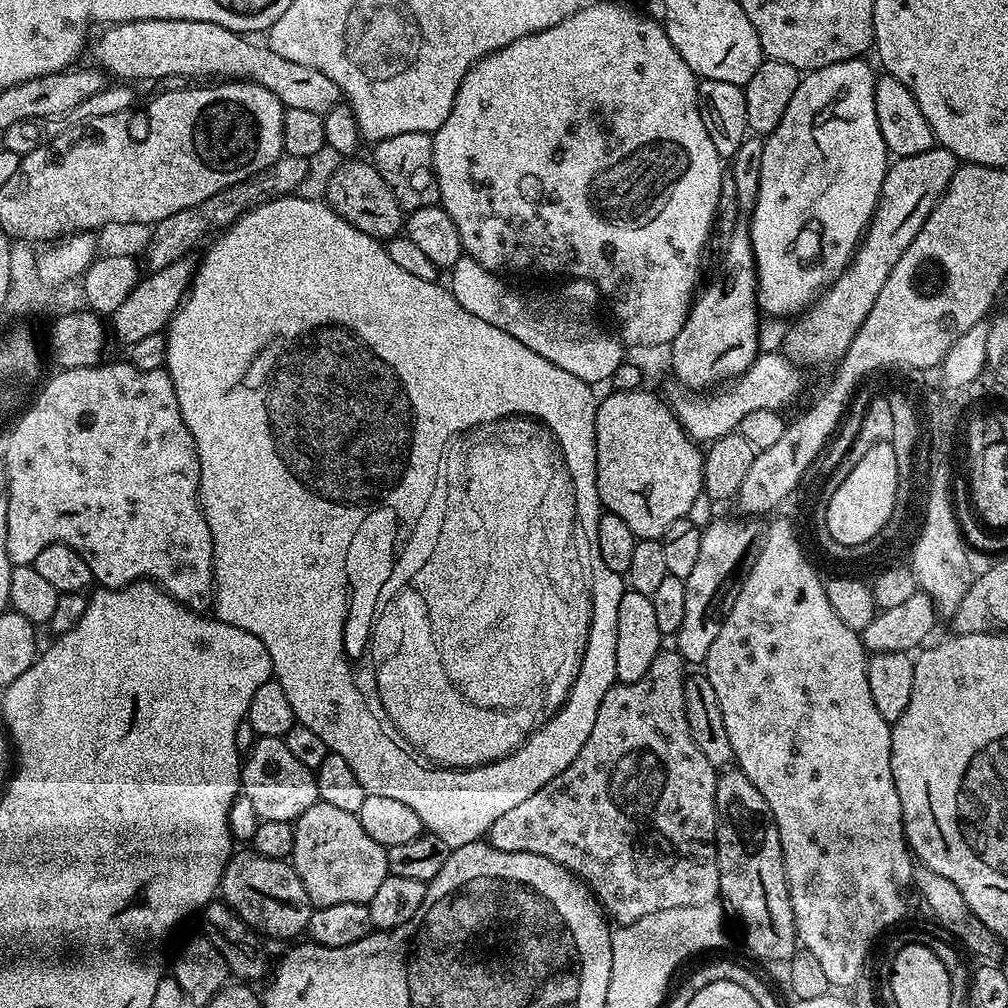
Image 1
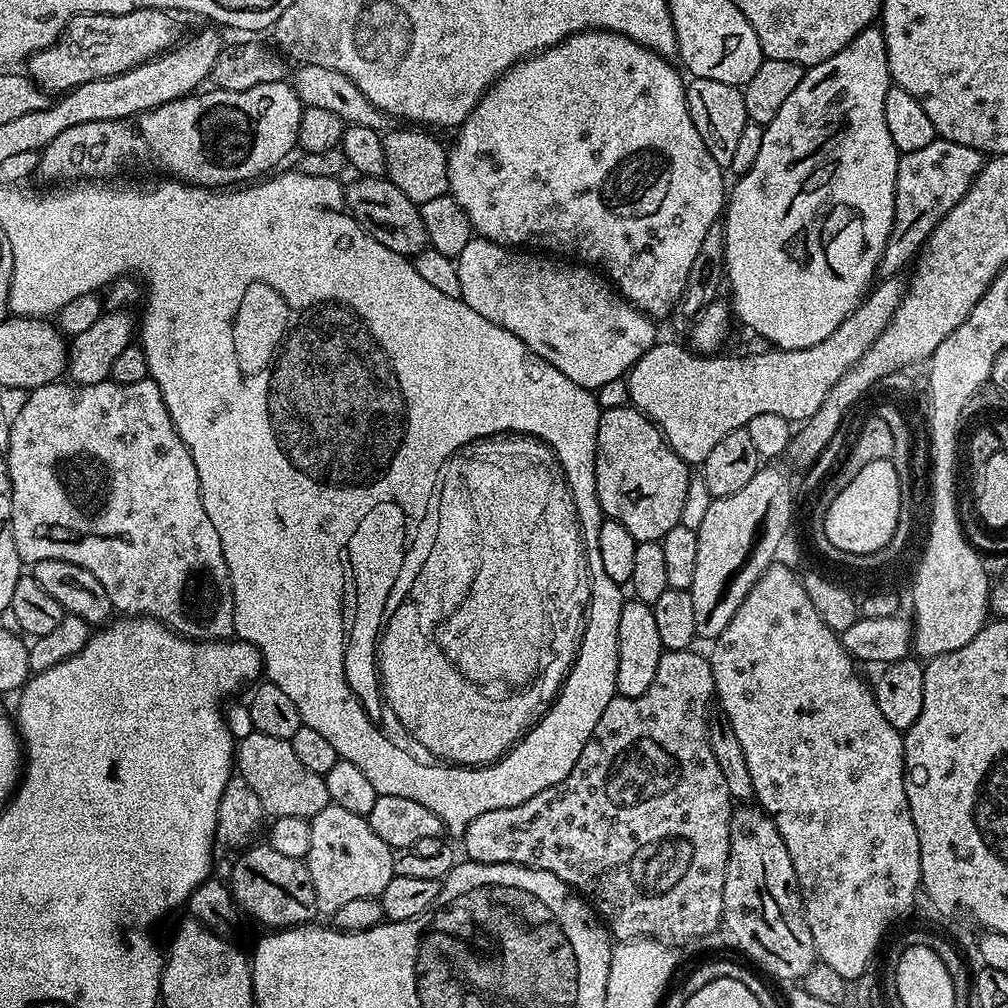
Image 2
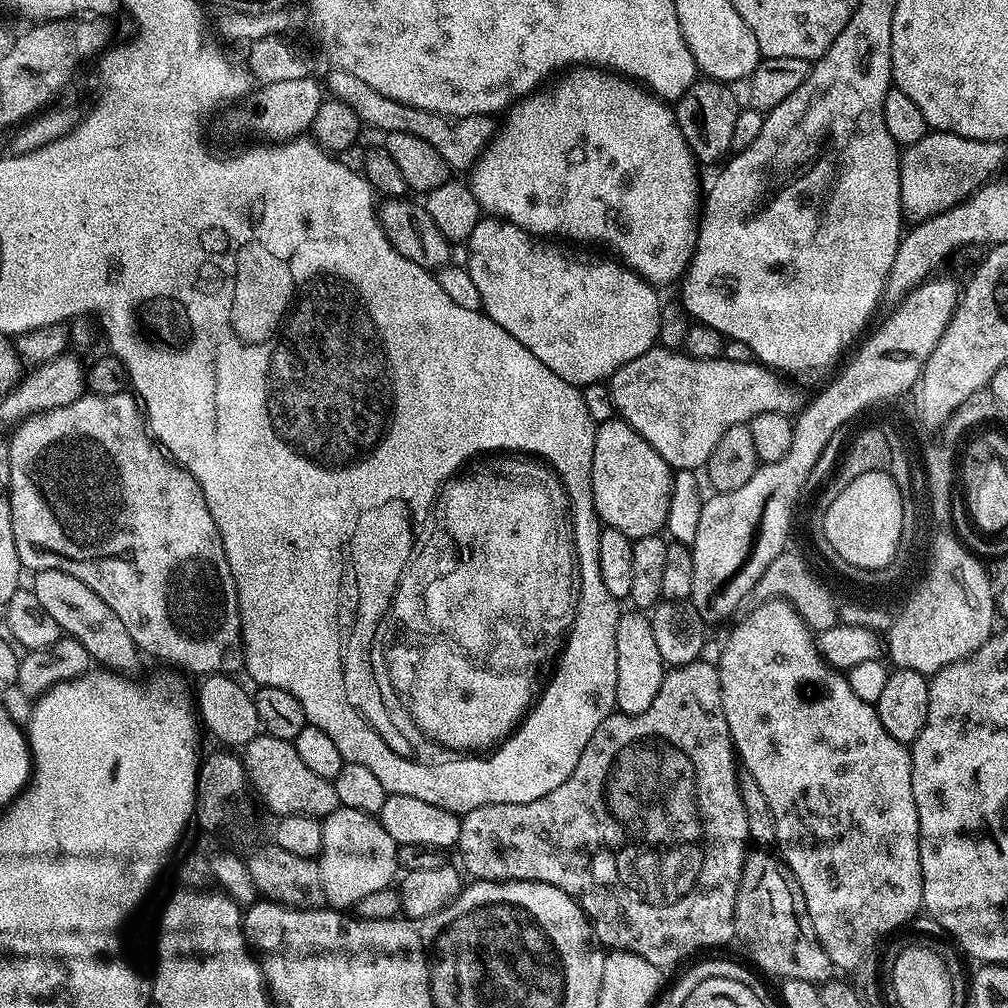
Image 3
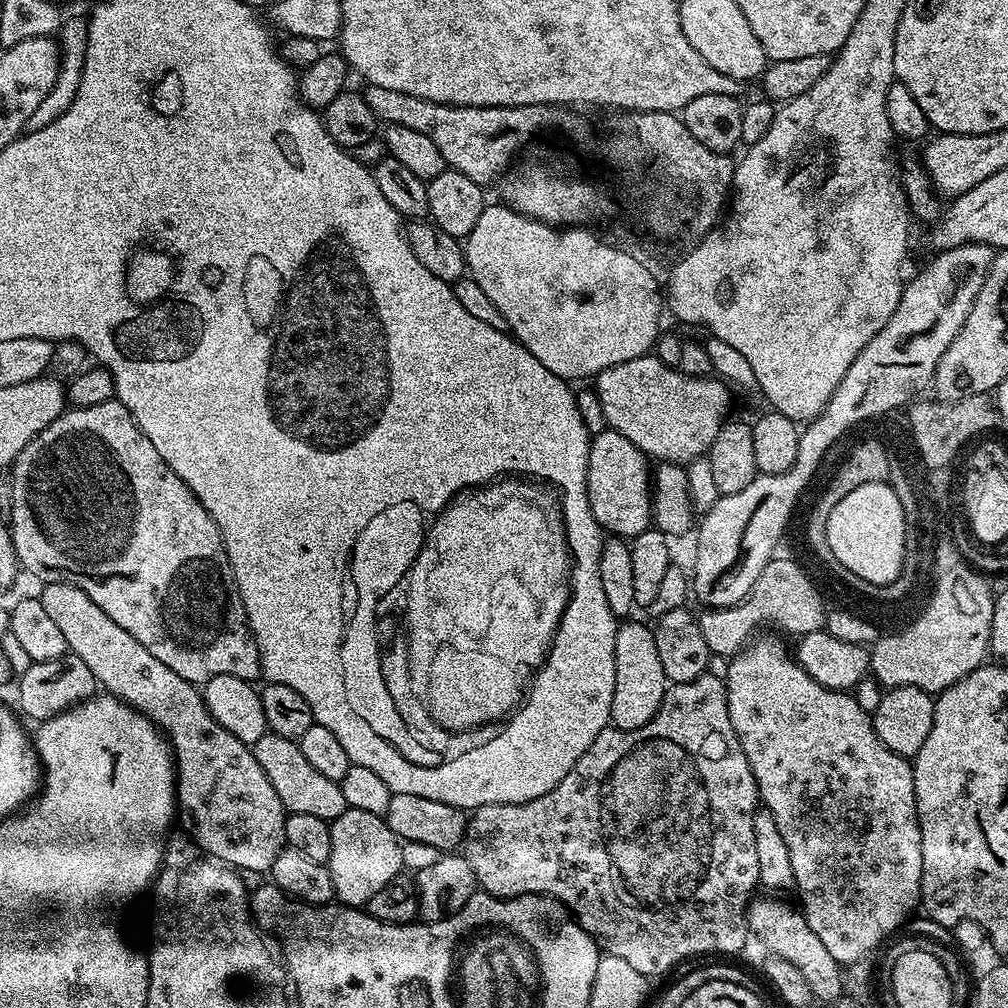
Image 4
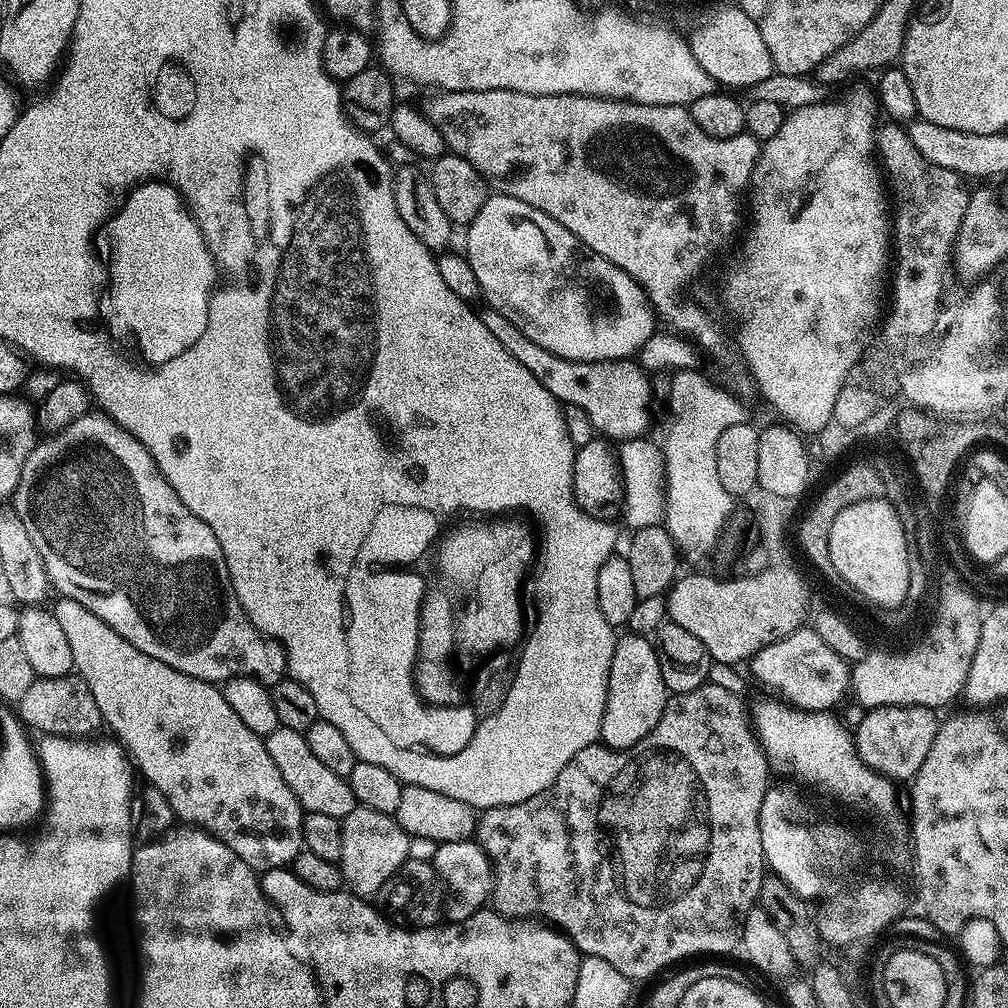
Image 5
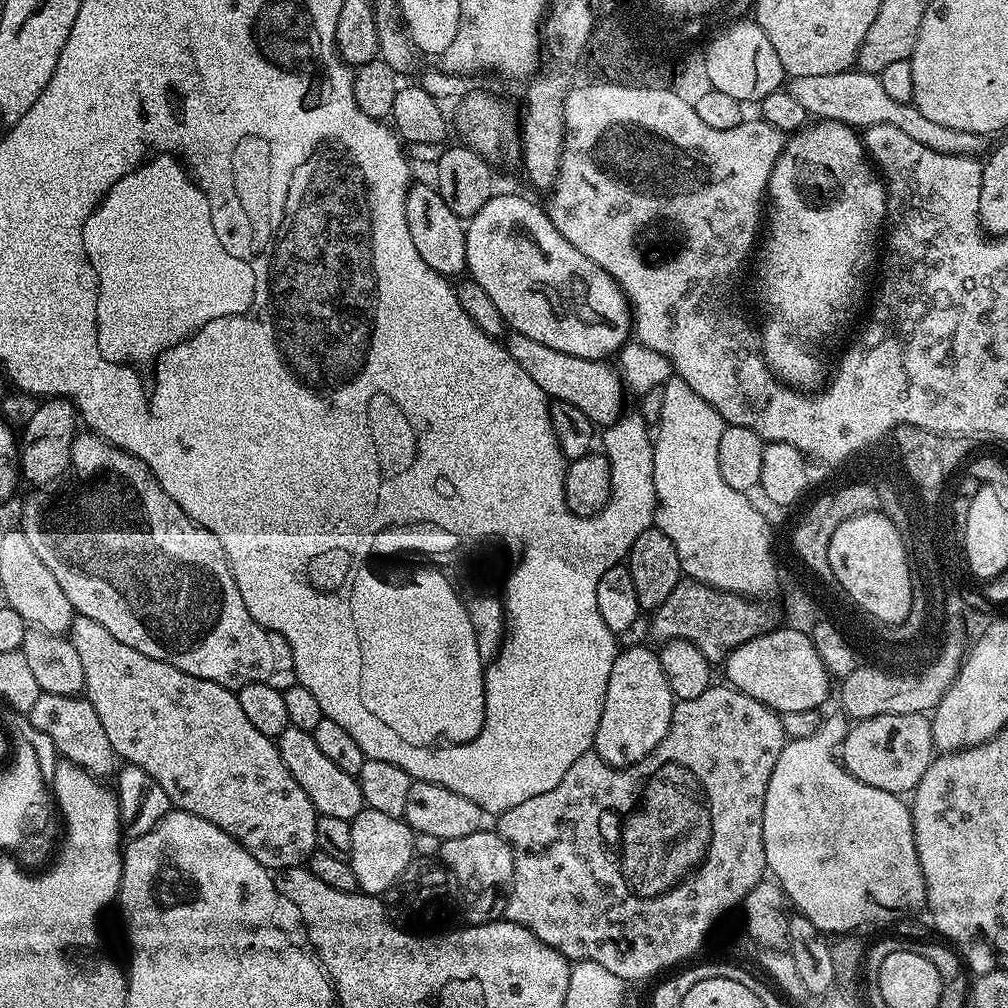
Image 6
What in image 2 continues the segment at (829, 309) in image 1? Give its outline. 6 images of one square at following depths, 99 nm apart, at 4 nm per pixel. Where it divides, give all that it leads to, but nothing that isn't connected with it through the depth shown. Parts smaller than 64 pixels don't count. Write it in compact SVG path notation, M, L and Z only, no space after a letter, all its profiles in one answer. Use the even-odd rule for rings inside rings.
M939 138L932 140L930 146L922 146L922 150L901 155L896 179L894 226L880 259L878 272L881 277L897 275L901 271L899 268L917 257L934 226L938 226L938 222L942 222L942 218L946 218L946 214L958 206L966 190L970 190L972 179L985 163L985 153Z

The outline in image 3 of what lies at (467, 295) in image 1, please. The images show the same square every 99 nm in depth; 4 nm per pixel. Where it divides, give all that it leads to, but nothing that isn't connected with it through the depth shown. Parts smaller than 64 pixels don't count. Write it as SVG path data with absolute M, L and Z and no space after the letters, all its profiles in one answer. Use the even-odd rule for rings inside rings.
M481 218L478 226L474 226L474 234L470 234L470 238L466 242L466 248L469 248L466 267L470 278L474 278L474 286L478 286L478 294L482 294L482 311L485 316L498 322L498 326L502 326L502 330L506 330L506 334L514 334L514 338L518 338L518 342L522 342L522 346L526 346L526 350L530 350L530 354L534 354L534 358L538 358L538 362L542 362L547 368L554 370L554 374L558 374L558 378L577 386L599 384L612 377L626 362L634 362L634 358L646 354L659 341L662 297L660 298L656 293L659 291L647 280L643 280L637 272L631 272L629 268L619 262L579 264L578 261L563 256L552 244L555 243L545 242L543 239L533 236L532 233L499 218Z

